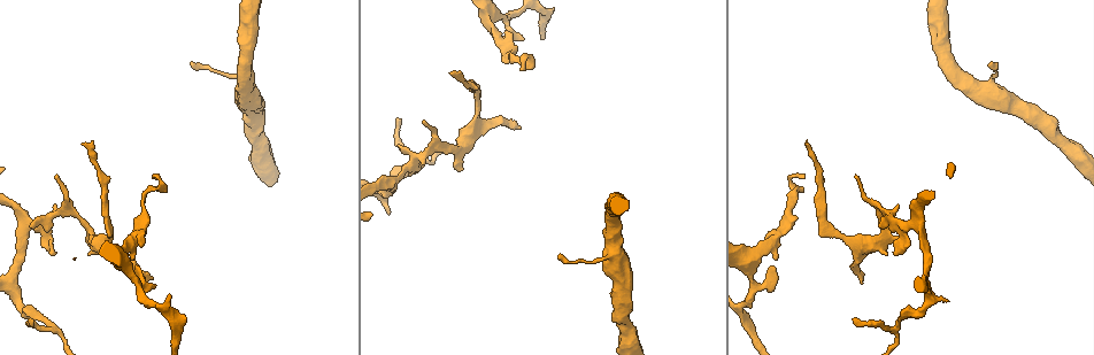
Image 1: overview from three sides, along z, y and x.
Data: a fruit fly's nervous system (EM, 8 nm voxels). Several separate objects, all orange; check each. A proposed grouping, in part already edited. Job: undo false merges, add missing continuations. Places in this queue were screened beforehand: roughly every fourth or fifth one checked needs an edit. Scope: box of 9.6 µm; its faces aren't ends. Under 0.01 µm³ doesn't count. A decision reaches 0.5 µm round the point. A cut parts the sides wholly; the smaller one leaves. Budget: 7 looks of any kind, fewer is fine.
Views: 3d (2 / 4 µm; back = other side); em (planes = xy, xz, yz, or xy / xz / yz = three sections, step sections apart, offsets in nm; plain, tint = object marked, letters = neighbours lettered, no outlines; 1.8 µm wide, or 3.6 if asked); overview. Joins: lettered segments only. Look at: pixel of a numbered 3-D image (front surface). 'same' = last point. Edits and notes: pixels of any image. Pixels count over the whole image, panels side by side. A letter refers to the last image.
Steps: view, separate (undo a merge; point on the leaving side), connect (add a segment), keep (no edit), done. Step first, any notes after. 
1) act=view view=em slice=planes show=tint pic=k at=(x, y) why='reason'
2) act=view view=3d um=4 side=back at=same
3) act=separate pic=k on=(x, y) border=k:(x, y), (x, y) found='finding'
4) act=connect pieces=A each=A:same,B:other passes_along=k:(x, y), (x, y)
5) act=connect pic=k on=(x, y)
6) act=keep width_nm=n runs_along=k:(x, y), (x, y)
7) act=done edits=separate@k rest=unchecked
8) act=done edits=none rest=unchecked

act=view view=em slice=planes show=letters pic=1 at=(772, 265) why='an open end'

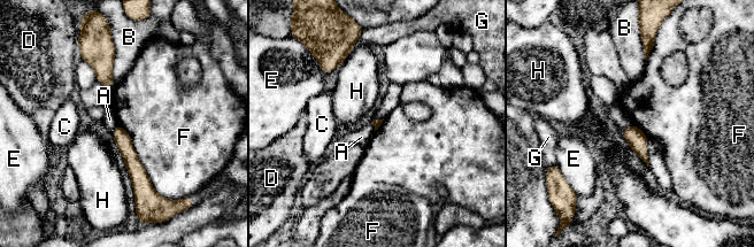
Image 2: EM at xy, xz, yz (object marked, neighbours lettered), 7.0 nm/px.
act=keep each=A:other,B:other,C:other,D:other,E:other,F:other,G:other,H:other border=2:(118, 124), (112, 131) found='none of them fits'

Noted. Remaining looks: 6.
act=view view=3d um=4 pic=1 at=(152, 278) why='thin end'

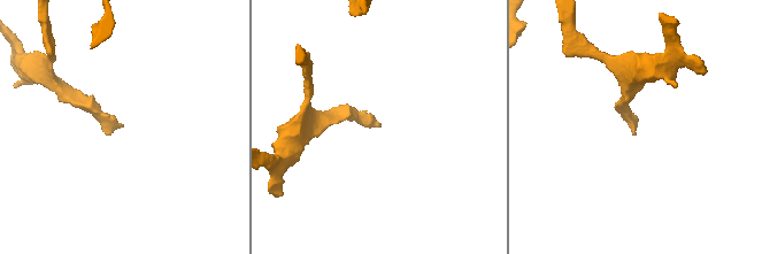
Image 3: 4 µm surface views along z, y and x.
act=view view=em slice=planes show=letters pic=3 at=(120, 126) why='shape alone is not enough'

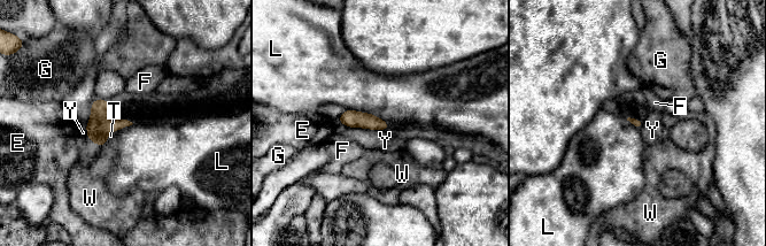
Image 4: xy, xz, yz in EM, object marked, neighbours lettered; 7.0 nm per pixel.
act=connect pic=4 on=(87, 151) longest_contact=L:380nm each=E:other,F:other,G:other,L:other,T:same,W:other,Y:other passes_along=4:(101, 123), (94, 143), (87, 151) found='the neuron continues'

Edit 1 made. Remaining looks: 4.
act=view view=overview why='redraw'

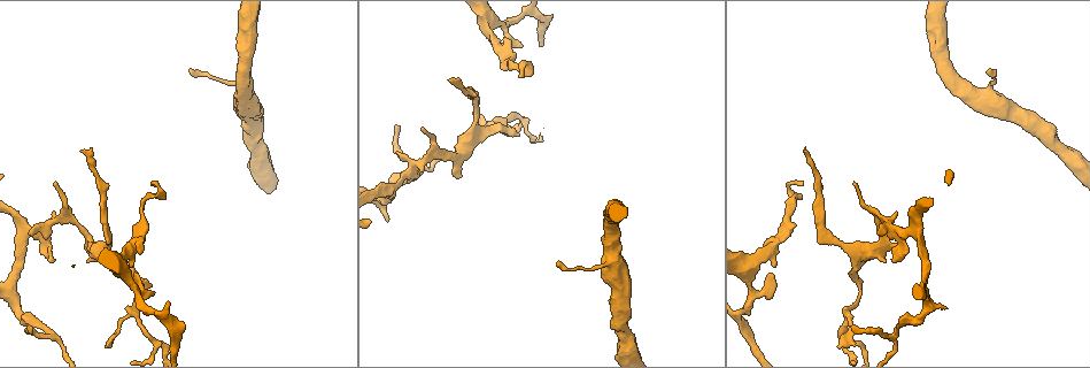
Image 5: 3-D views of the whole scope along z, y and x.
act=view view=em slice=xy step=4 show=tint pic=5 at=(83, 153) why='branch stops here'

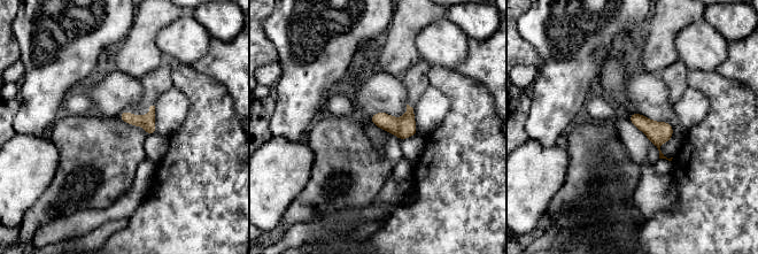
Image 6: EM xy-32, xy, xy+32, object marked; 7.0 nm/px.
act=view view=em slice=yz step=16 show=letters at=same

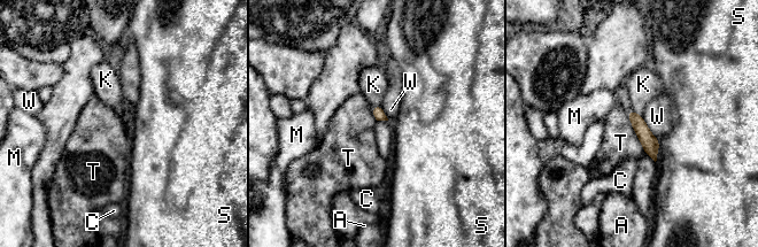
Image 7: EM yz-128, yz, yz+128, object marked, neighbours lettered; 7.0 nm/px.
act=keep each=A:other,C:other,K:other,M:other,S:other,T:other,W:other runs_along=7:(631, 114), (649, 141), (654, 155) found='no lettered segment goes on from it'

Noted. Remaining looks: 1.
act=done edits=connect@4 rest=unchecked

